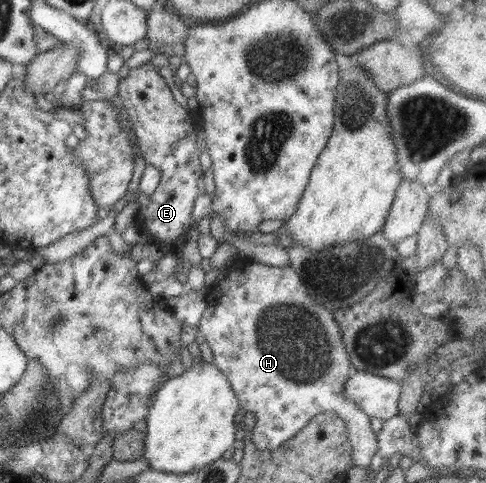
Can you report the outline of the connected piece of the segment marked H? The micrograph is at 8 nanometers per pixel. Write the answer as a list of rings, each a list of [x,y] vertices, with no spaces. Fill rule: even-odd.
[[[252,262],[250,265],[238,265],[234,267],[232,271],[225,272],[224,278],[220,280],[215,286],[209,287],[205,299],[207,300],[206,309],[201,315],[198,327],[200,333],[204,335],[205,342],[210,346],[214,356],[214,365],[222,371],[236,397],[238,398],[239,404],[256,415],[256,424],[251,431],[252,441],[258,450],[264,452],[265,450],[278,449],[283,443],[286,443],[289,439],[292,439],[315,415],[324,412],[335,412],[340,416],[346,424],[348,437],[352,446],[352,459],[353,466],[356,467],[368,467],[370,466],[370,460],[377,448],[377,433],[372,429],[370,425],[369,417],[362,411],[354,402],[351,402],[345,396],[345,383],[349,378],[349,374],[353,372],[350,365],[349,355],[347,354],[342,336],[341,329],[333,316],[333,312],[330,313],[329,309],[326,309],[323,305],[314,301],[307,287],[300,277],[298,277],[297,272],[295,272],[289,265],[288,266],[272,266],[264,263]]]

